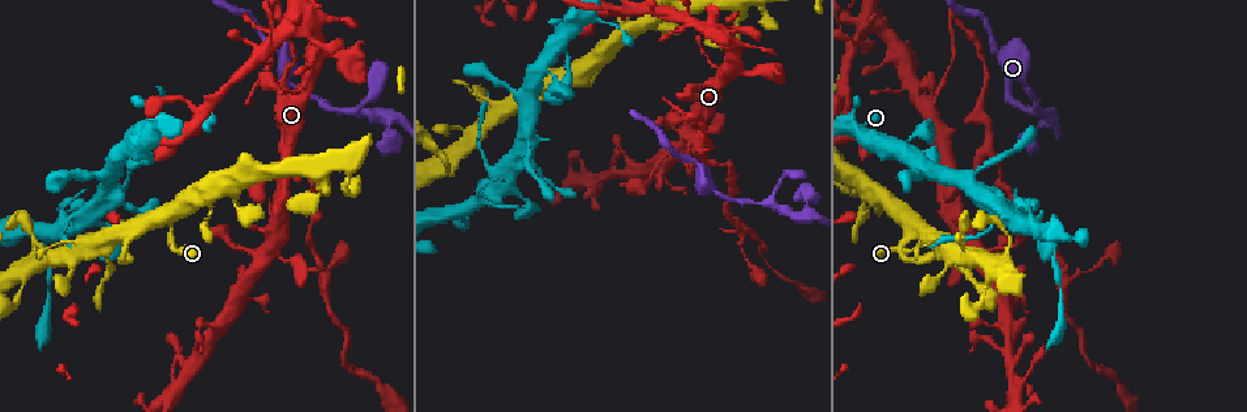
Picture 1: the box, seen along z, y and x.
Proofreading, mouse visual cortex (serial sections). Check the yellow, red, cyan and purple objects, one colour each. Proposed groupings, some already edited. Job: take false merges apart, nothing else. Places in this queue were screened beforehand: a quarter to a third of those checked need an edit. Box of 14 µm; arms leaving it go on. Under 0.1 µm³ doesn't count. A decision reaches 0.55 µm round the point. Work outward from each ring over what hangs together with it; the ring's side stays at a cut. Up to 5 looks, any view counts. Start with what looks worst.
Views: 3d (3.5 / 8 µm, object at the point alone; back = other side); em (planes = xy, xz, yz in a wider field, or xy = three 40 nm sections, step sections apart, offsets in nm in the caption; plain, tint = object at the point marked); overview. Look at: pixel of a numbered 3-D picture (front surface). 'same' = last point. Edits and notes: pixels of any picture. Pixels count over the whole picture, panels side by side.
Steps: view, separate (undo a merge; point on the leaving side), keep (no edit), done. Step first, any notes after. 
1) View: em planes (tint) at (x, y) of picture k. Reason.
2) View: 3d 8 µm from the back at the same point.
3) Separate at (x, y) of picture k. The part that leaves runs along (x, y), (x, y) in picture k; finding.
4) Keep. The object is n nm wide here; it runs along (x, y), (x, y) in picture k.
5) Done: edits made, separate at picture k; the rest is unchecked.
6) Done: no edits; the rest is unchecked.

View: 3d 3.5 µm at (853, 51) of picture 1. Abrupt turn.

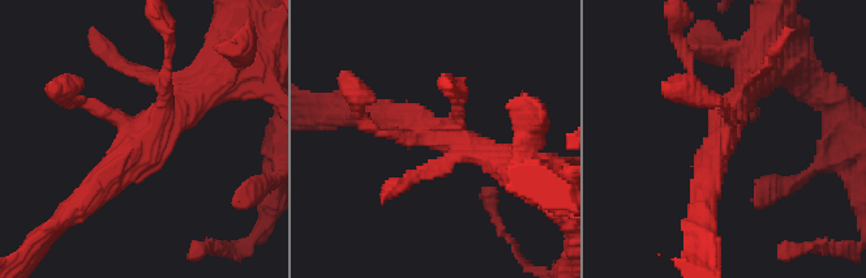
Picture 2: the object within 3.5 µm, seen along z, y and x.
View: em planes (tint) at (144, 144) of picture 2.

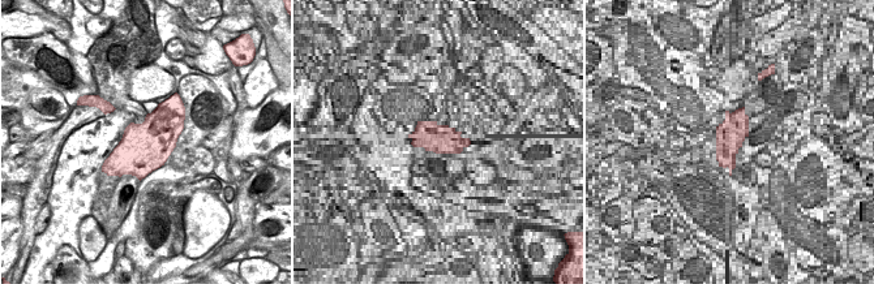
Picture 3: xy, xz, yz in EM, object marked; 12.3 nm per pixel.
Keep. The object is 600 nm wide here; it runs along (205, 88), (168, 115), (77, 208) in picture 2; all the same cell.

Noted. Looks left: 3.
View: 3d 8 µm at (31, 269) of picture 1. Abrupt turn.

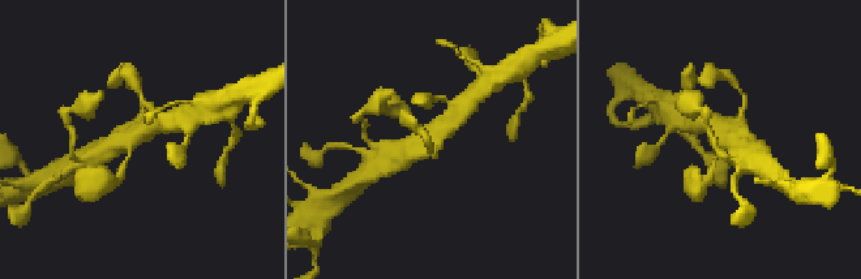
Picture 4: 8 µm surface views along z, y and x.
View: em xy step 2 (tint) at (137, 135) of picture 4. Shape alone is not enough.

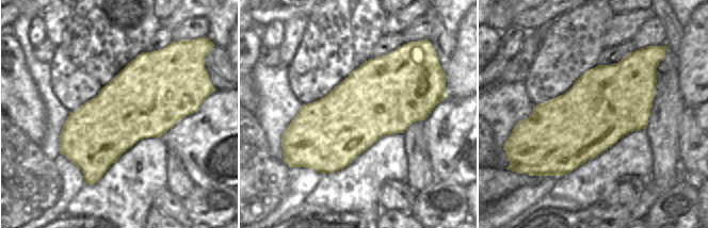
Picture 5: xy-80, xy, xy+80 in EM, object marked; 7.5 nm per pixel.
Keep. The arms are 150, 200, 600, 600 nm wide; continuous, no second cell.

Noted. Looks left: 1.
Done: no edits; the rest is unchecked.

